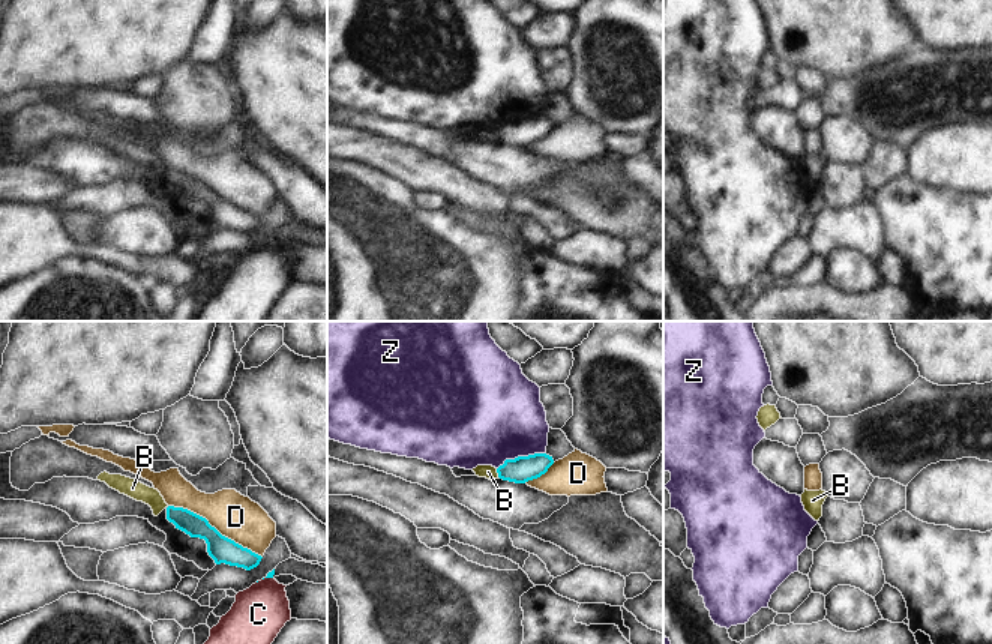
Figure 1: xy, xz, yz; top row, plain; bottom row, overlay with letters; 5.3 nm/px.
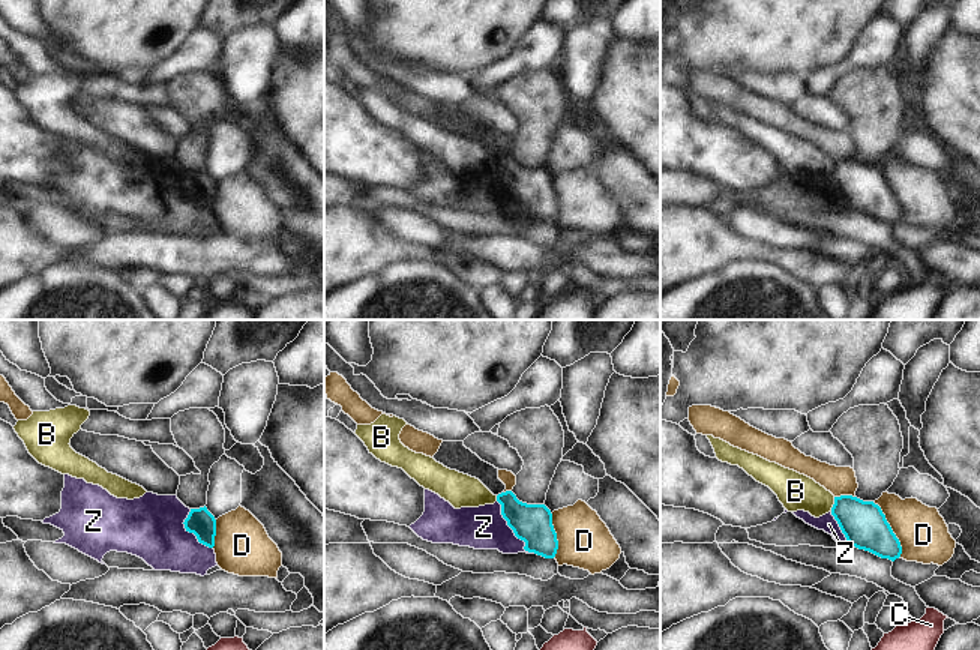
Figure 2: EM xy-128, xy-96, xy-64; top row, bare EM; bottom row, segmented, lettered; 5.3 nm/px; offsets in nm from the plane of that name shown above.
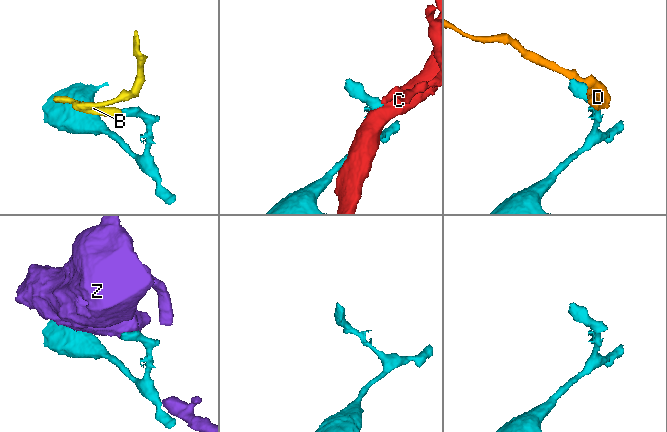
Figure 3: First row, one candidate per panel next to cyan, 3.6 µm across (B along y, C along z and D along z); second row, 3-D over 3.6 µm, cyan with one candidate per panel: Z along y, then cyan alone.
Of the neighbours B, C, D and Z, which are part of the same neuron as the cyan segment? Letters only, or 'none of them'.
none of them

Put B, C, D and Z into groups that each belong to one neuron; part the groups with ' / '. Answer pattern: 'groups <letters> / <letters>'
groups B / C / D / Z

